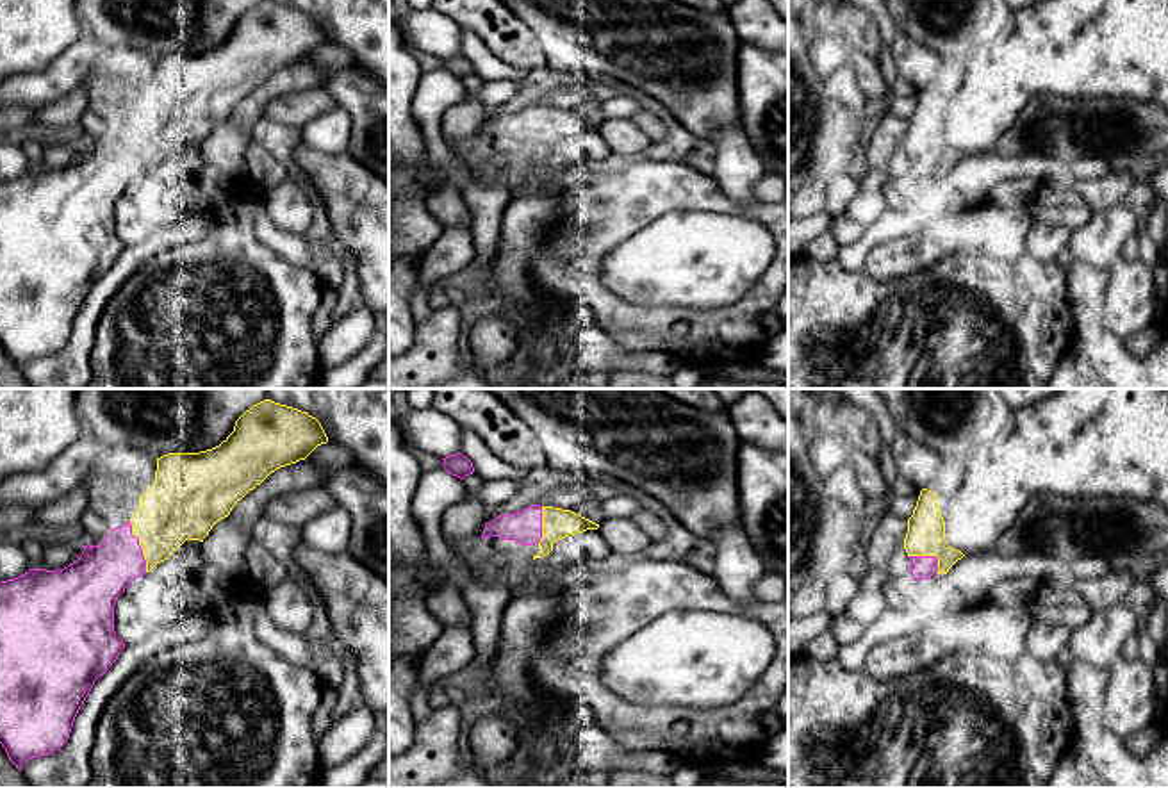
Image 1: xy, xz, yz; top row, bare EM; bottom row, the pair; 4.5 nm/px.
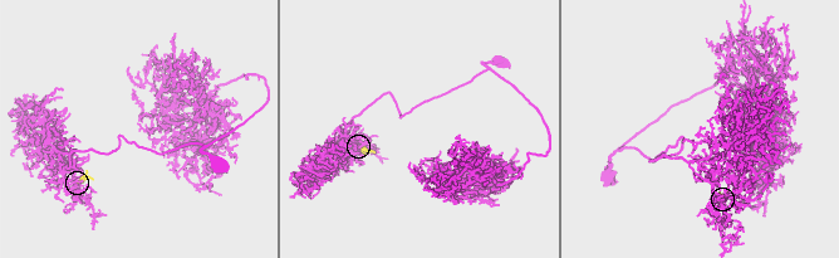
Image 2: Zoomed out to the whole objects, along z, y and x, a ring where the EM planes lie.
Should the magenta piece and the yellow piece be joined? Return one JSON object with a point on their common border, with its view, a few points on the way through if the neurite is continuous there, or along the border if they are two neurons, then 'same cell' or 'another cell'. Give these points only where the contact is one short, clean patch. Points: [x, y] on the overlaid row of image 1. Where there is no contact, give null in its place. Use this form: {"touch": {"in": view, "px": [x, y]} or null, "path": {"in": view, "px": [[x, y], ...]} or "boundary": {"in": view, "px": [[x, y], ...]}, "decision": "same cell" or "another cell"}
{"touch": {"in": "xy", "px": [139, 546]}, "path": {"in": "xy", "px": [[102, 573], [139, 546], [179, 507]]}, "decision": "same cell"}

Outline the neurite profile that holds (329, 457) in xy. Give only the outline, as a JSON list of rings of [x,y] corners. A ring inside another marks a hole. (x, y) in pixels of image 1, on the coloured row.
[[[326,442],[317,446],[305,460],[316,464],[328,478],[344,467],[351,467],[353,456],[350,449]]]

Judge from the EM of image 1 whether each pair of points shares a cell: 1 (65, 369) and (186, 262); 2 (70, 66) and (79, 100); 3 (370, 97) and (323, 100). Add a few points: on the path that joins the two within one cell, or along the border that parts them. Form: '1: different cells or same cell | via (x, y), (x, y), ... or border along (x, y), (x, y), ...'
1: different cells | border along (106, 305), (97, 327), (90, 369)
2: different cells | border along (100, 56), (93, 73), (82, 84), (40, 109)
3: different cells | border along (320, 84), (339, 104)

